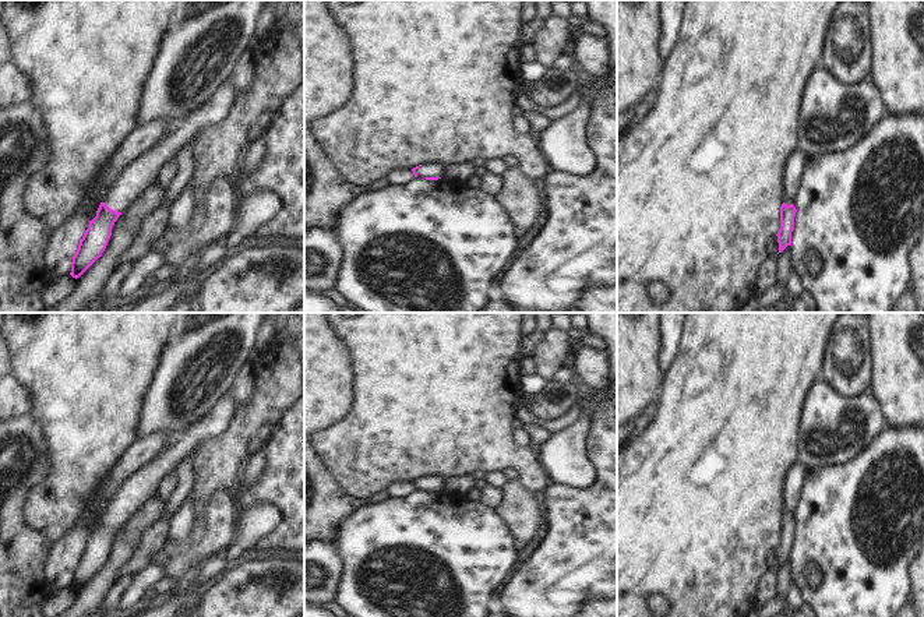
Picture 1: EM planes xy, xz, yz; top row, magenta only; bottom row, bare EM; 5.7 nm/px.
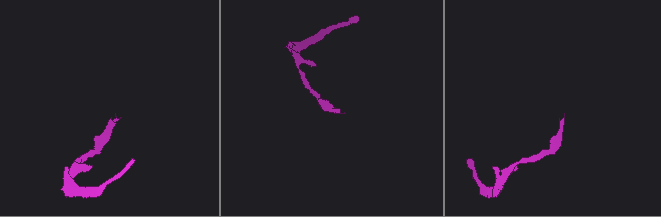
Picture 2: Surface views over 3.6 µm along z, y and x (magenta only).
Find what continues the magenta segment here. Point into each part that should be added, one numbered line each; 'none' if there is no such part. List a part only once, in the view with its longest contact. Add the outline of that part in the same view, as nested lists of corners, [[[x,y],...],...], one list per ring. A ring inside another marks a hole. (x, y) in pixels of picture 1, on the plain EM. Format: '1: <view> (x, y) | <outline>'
1: xy (134, 489) | [[[230,391],[222,394],[214,406],[183,433],[181,438],[151,458],[145,465],[130,473],[116,487],[103,510],[103,515],[116,525],[123,525],[131,514],[151,496],[161,477],[204,440],[216,437],[226,430],[234,410]]]

